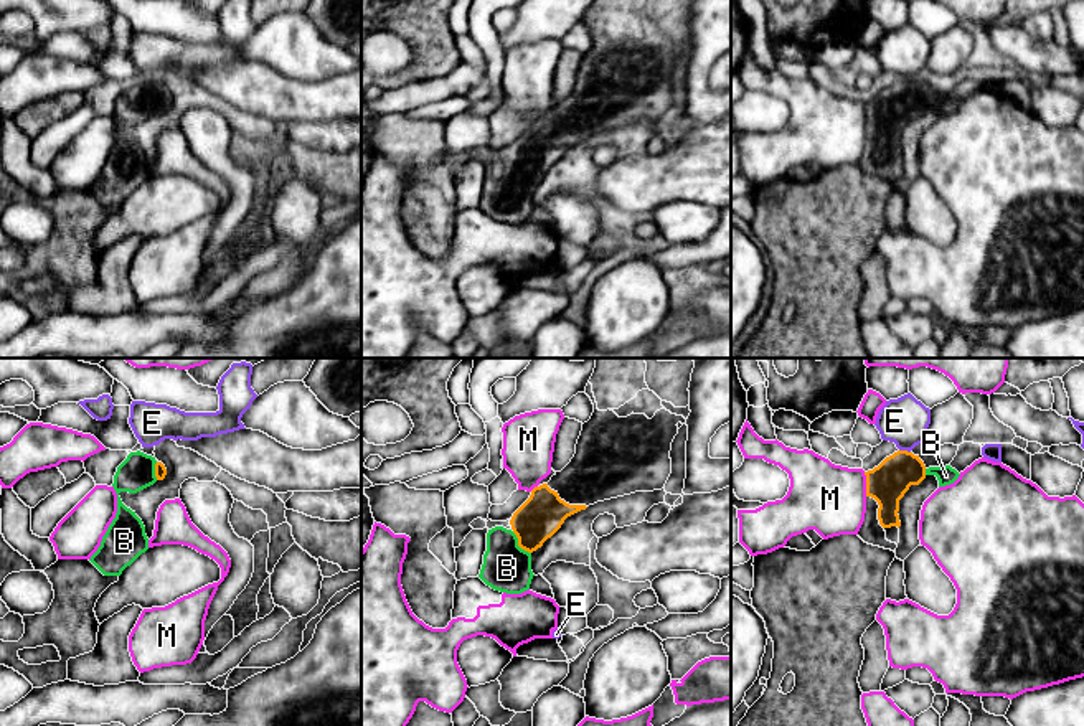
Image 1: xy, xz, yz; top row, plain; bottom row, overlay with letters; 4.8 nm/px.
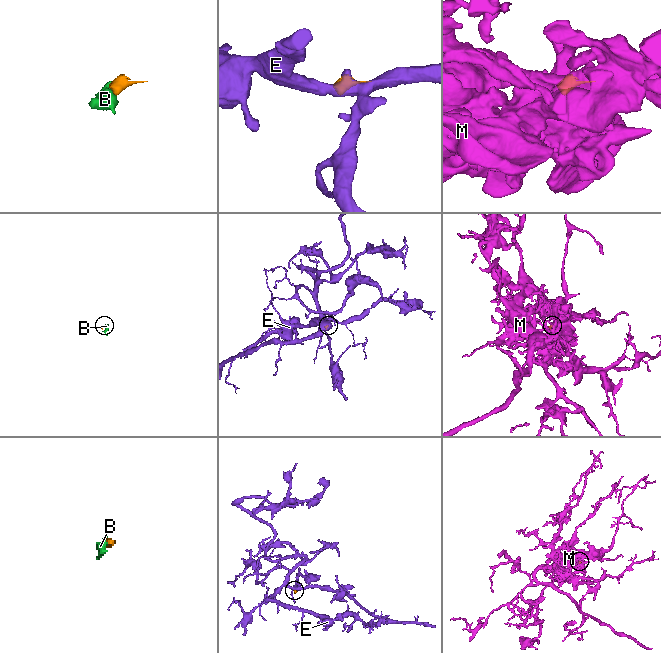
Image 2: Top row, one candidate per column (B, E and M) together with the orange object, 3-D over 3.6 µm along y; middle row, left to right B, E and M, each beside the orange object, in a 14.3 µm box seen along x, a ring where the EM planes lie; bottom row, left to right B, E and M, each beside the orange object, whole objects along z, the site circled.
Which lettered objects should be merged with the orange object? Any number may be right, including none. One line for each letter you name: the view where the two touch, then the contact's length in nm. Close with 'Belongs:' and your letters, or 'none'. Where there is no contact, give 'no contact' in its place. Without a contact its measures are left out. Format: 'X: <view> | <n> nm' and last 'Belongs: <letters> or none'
B: xz | 140 nm
Belongs: B

